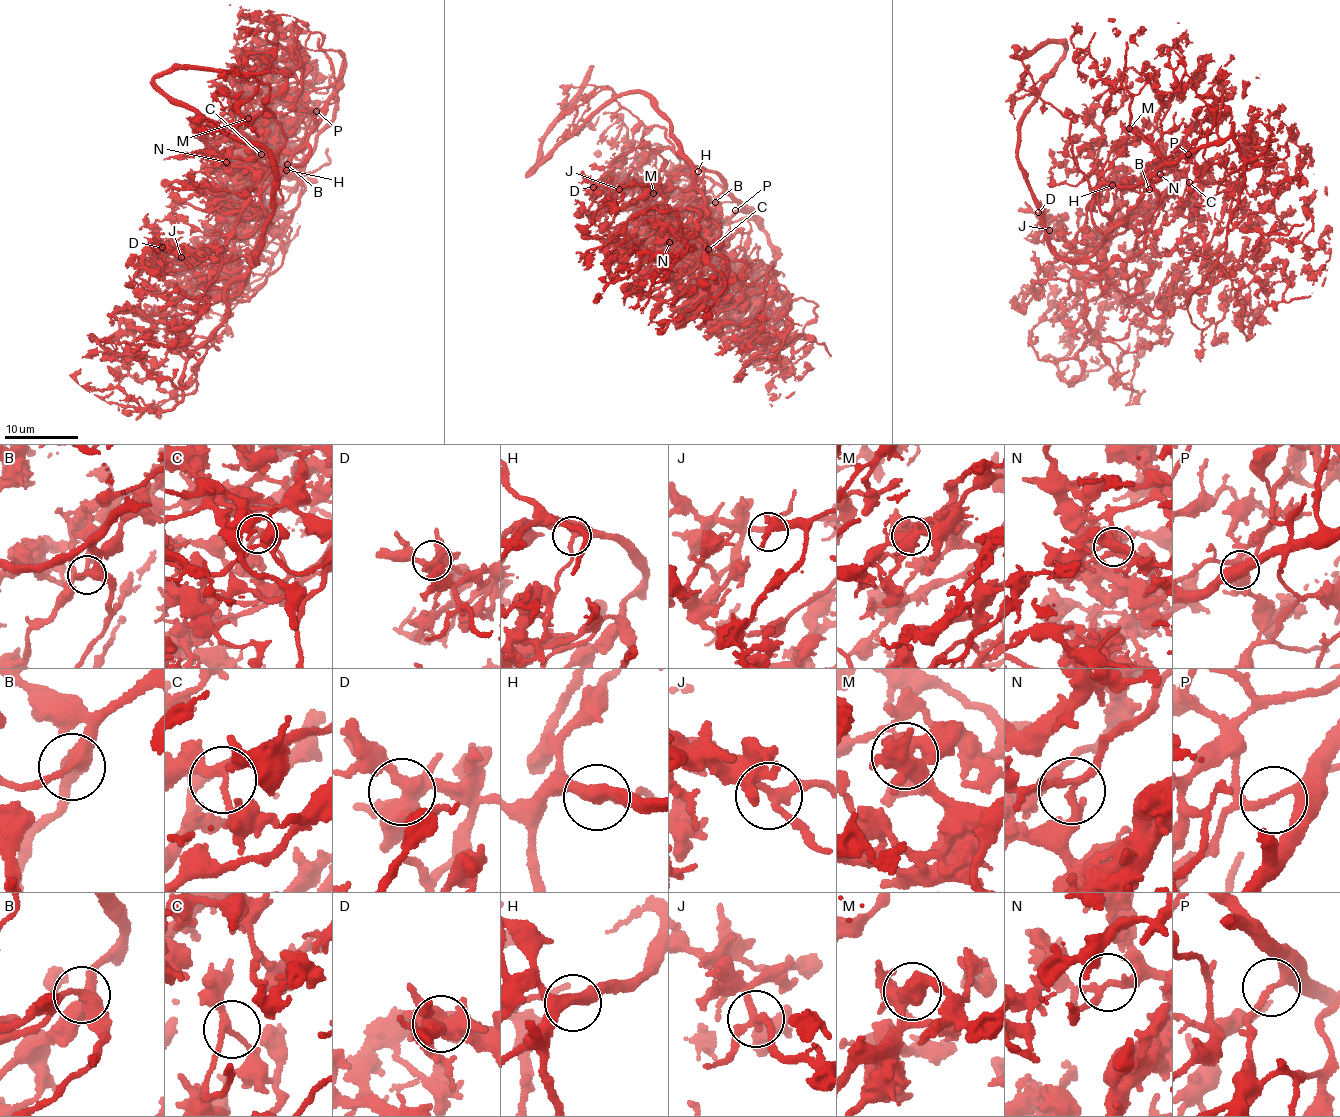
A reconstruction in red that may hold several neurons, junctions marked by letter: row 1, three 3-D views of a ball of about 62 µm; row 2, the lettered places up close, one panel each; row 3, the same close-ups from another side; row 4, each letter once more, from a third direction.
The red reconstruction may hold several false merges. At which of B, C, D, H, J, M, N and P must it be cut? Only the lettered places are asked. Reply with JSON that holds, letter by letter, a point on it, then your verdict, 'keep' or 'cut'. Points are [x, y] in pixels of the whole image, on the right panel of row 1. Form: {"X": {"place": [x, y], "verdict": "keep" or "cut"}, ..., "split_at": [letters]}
{"B": {"place": [1149, 189], "verdict": "keep"}, "C": {"place": [1189, 182], "verdict": "keep"}, "D": {"place": [1038, 212], "verdict": "keep"}, "H": {"place": [1112, 185], "verdict": "keep"}, "J": {"place": [1049, 230], "verdict": "keep"}, "M": {"place": [1129, 128], "verdict": "cut"}, "N": {"place": [1160, 174], "verdict": "cut"}, "P": {"place": [1188, 154], "verdict": "cut"}, "split_at": ["M", "N", "P"]}

